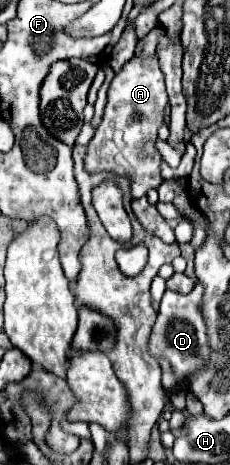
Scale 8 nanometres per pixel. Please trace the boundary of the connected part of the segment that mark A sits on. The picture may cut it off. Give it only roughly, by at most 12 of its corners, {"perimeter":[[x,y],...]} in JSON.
{"perimeter":[[157,54],[115,74],[85,168],[159,188],[167,122]]}

